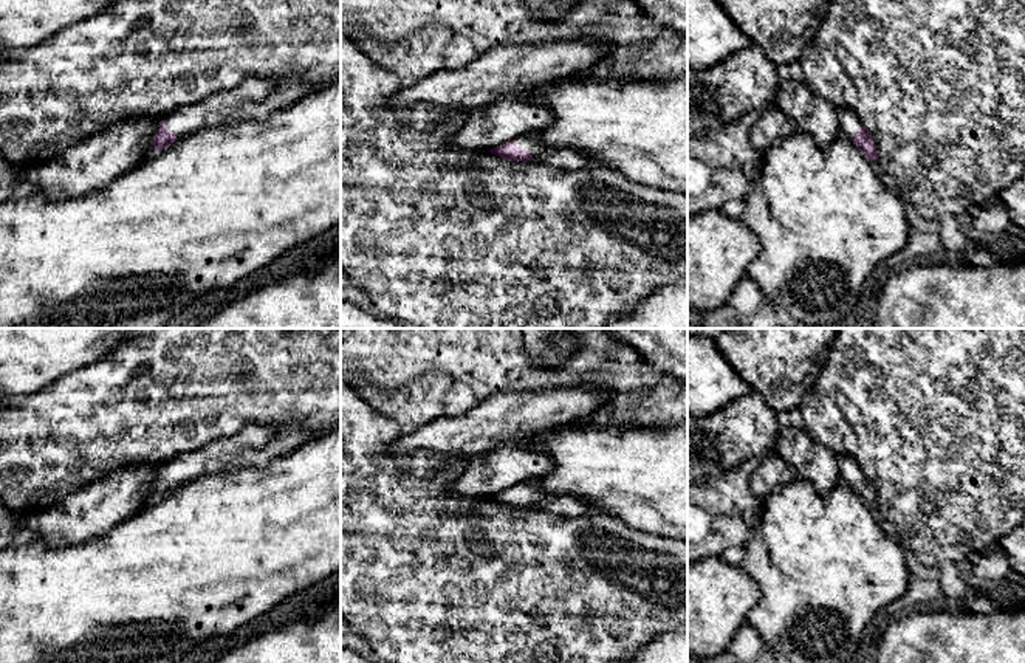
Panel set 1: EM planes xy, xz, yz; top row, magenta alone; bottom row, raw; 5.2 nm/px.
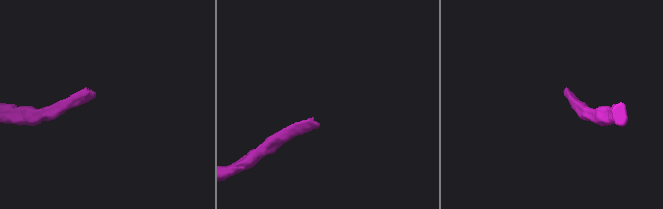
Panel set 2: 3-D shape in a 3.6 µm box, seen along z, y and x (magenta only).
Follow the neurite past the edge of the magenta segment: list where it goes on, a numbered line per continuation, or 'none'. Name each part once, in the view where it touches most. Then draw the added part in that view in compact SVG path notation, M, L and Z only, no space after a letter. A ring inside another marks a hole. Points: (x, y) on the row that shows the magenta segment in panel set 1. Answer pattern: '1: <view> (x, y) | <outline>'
1: xz (555, 157) | M523 135L517 138L516 146L526 150L533 161L556 169L578 170L584 169L588 163L588 158L581 152L548 146L536 135Z

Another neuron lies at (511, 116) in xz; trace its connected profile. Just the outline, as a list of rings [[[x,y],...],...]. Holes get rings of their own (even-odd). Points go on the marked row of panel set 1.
[[[508,94],[469,112],[451,143],[457,150],[491,150],[509,139],[533,135],[550,125],[551,119],[551,110],[534,96]]]

